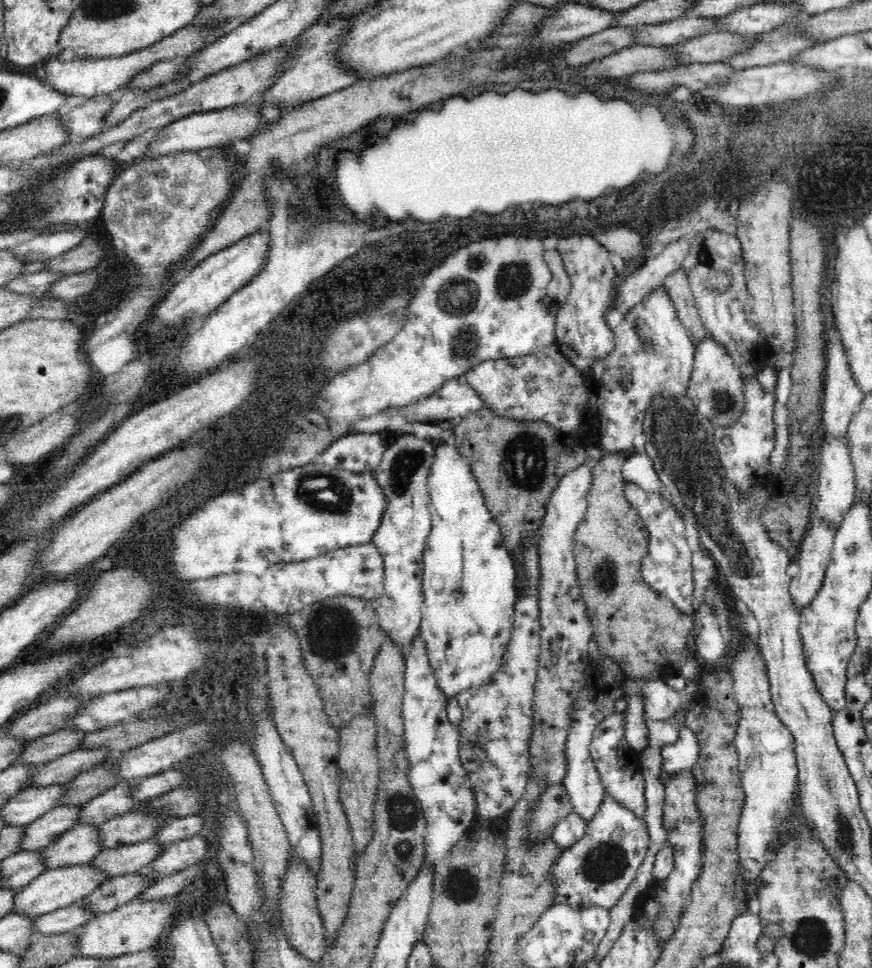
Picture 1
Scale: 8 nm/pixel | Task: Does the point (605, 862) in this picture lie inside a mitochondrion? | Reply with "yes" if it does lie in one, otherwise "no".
yes

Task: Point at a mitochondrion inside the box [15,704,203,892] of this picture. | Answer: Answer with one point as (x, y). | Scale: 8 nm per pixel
(61, 769)

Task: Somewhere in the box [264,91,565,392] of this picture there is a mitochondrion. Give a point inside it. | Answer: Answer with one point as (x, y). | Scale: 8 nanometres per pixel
(457, 296)

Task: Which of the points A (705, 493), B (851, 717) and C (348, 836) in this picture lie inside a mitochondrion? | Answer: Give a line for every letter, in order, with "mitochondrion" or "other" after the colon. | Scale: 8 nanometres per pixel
A: mitochondrion
B: other
C: other

